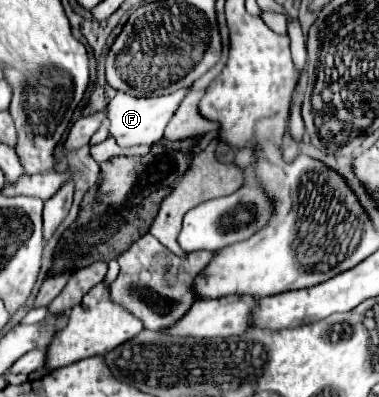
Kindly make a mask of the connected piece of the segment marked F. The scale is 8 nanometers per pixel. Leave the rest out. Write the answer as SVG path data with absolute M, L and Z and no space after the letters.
M180 89L176 93L164 95L164 97L130 97L126 93L116 93L110 103L106 105L106 119L108 119L108 135L116 139L120 147L134 147L134 145L154 145L162 139L164 127L168 125L170 117L174 115L174 109L178 107L178 101L186 95L186 89Z

